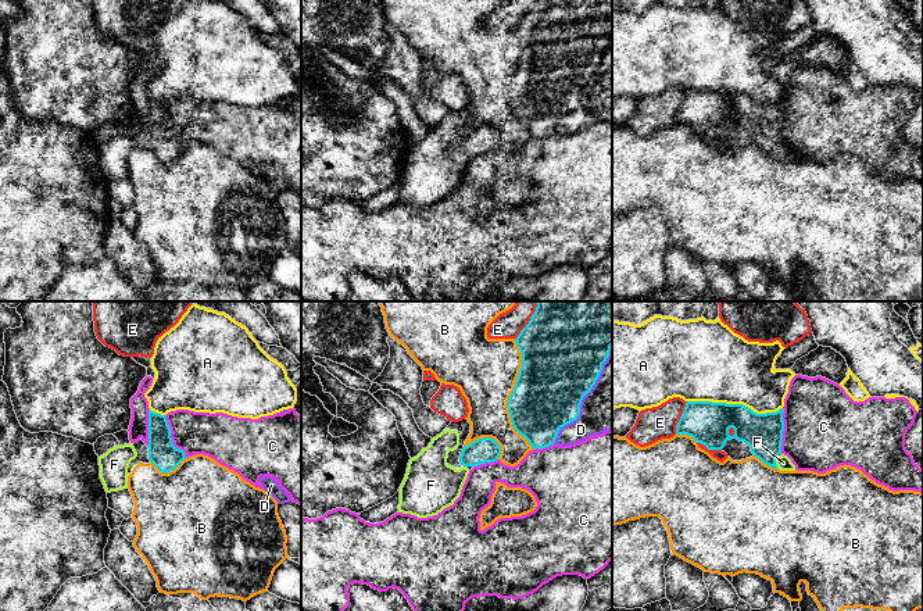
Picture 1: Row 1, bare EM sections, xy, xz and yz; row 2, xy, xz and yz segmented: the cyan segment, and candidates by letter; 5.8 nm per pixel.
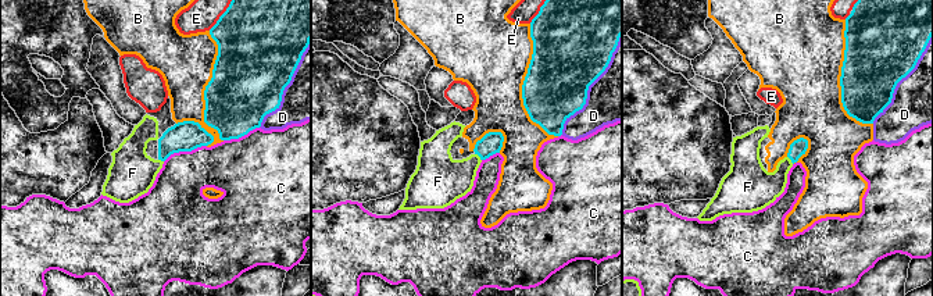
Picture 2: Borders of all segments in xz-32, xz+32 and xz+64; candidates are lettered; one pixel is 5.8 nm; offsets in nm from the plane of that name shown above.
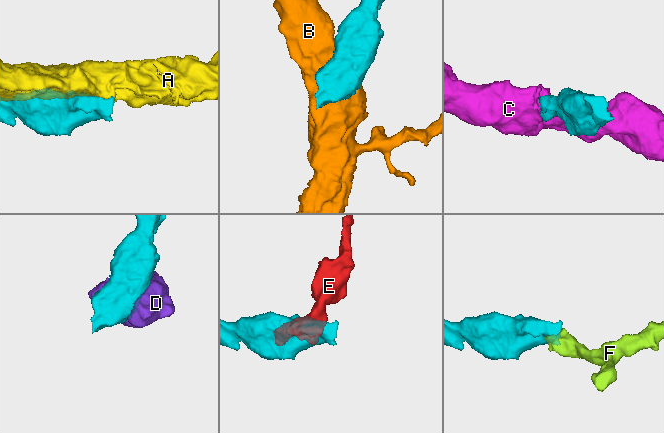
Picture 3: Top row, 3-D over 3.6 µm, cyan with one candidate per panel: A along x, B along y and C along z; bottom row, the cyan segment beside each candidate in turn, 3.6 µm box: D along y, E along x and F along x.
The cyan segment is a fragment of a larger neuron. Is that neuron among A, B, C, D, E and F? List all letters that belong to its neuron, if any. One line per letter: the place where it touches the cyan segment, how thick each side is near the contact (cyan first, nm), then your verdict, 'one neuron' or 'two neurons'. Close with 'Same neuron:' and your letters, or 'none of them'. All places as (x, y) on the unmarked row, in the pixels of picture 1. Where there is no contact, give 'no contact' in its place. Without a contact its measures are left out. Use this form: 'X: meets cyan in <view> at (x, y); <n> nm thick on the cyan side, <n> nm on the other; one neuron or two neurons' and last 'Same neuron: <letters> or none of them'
A: meets cyan in yz at (734, 93); 240 nm thick on the cyan side, 420 nm on the other; two neurons
B: meets cyan in xz at (511, 84); 400 nm thick on the cyan side, 360 nm on the other; two neurons
C: meets cyan in xy at (171, 127); 160 nm thick on the cyan side, 260 nm on the other; two neurons
D: meets cyan in xz at (585, 84); 460 nm thick on the cyan side, 300 nm on the other; two neurons
E: meets cyan in yz at (680, 107); 240 nm thick on the cyan side, 190 nm on the other; two neurons
F: meets cyan in yz at (775, 153); 220 nm thick on the cyan side, 90 nm on the other; one neuron
Same neuron: F

